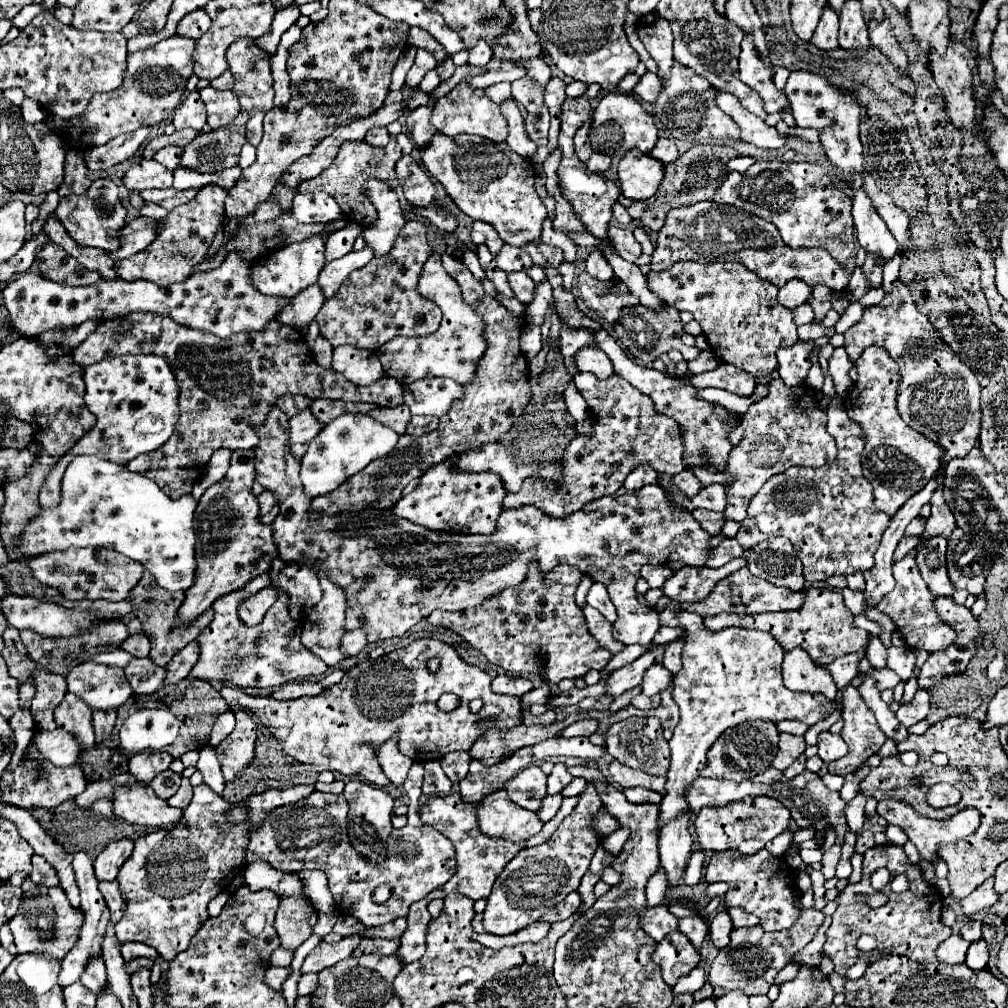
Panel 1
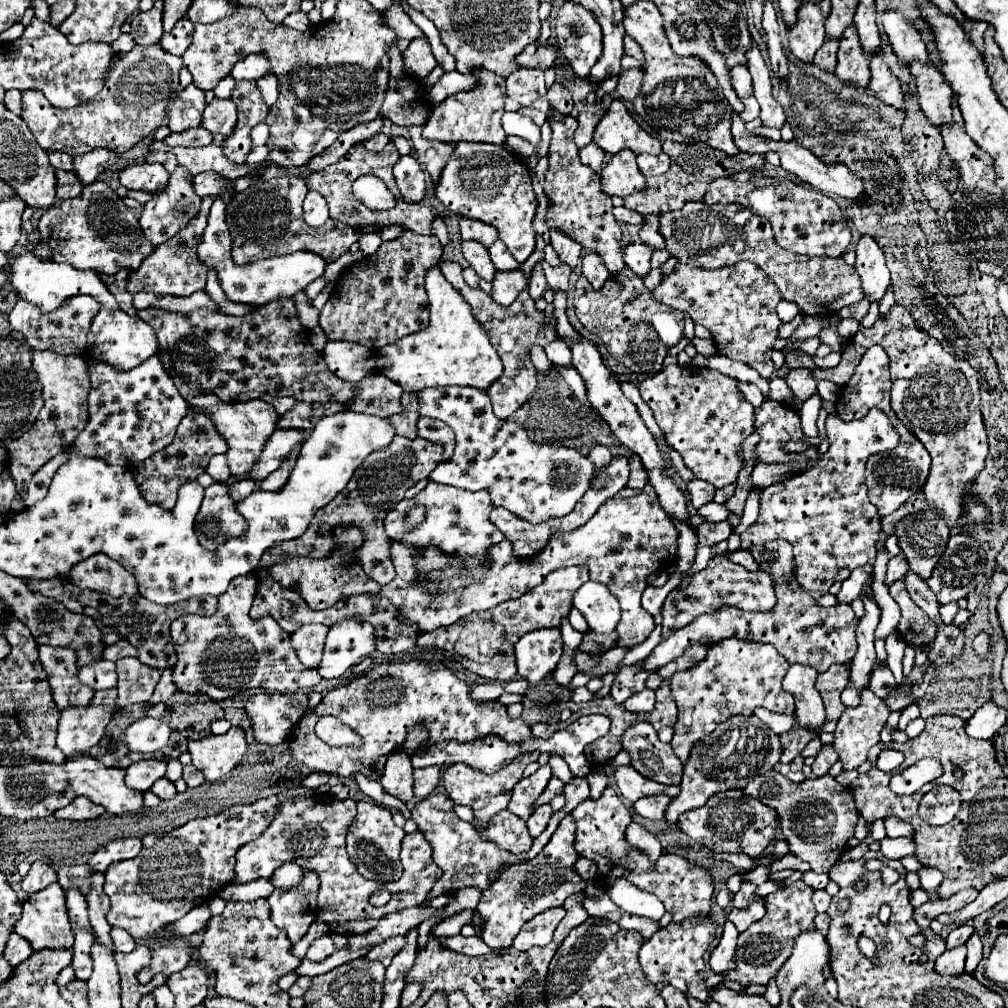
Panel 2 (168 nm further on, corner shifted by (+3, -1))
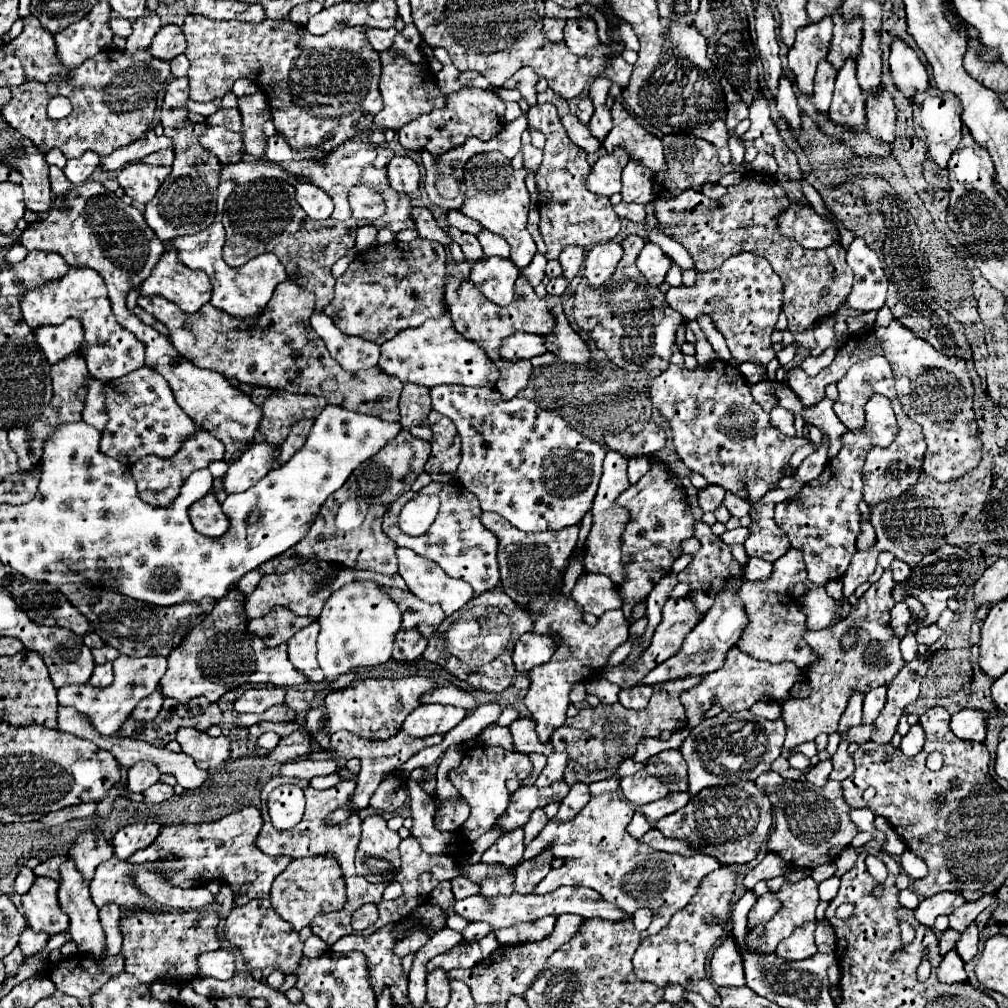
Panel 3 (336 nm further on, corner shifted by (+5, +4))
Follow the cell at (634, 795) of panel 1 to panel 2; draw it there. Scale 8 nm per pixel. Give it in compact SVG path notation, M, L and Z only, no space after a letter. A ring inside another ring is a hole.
M648 796L648 798L642 798L638 802L634 802L634 810L642 816L642 818L648 818L648 820L664 820L664 812L666 812L666 806L672 802L670 796Z

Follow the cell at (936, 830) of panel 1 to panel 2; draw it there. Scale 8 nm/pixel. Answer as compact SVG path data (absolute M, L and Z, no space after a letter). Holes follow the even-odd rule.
M886 818L886 832L890 838L900 838L900 836L906 836L906 838L912 838L914 830L910 824L906 824L904 820L898 820L898 818Z

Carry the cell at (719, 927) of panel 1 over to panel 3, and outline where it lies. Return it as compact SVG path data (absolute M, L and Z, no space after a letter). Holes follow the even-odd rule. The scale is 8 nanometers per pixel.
M734 935L724 937L724 941L716 947L710 959L710 971L714 983L740 987L744 985L744 969L742 969L742 955L738 951Z

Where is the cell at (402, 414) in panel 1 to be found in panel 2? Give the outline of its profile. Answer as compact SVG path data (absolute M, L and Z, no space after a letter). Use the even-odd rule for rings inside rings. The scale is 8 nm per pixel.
M403 392L401 402L404 402L404 412L398 414L398 416L392 416L390 422L396 426L398 436L416 438L418 436L416 422L420 418L420 414L418 414L418 394L416 392Z

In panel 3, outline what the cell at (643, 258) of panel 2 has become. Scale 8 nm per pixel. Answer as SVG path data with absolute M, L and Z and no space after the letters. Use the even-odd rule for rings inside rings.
M650 241L644 245L644 249L636 257L636 267L648 279L650 285L660 285L664 281L664 275L670 269L670 265L672 265L672 261L664 255L664 251Z

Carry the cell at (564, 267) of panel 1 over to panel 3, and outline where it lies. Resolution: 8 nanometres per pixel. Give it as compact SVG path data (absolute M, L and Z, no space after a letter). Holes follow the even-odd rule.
M560 275L560 277L552 277L550 283L546 285L546 291L548 291L550 295L562 295L564 289L567 288L567 285L568 281L566 281L564 275Z

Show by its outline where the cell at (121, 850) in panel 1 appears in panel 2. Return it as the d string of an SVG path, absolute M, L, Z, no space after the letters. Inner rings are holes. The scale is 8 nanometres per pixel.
M120 838L112 840L106 846L102 846L92 858L90 858L90 868L96 872L104 872L110 864L122 862L136 858L142 850L142 838Z

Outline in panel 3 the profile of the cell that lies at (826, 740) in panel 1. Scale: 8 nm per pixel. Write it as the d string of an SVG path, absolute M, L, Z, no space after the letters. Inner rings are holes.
M826 759L826 761L820 761L818 765L814 765L814 767L806 773L806 779L808 779L810 783L814 783L816 787L820 787L820 785L826 785L830 771L832 771L832 763L830 763L830 759Z

